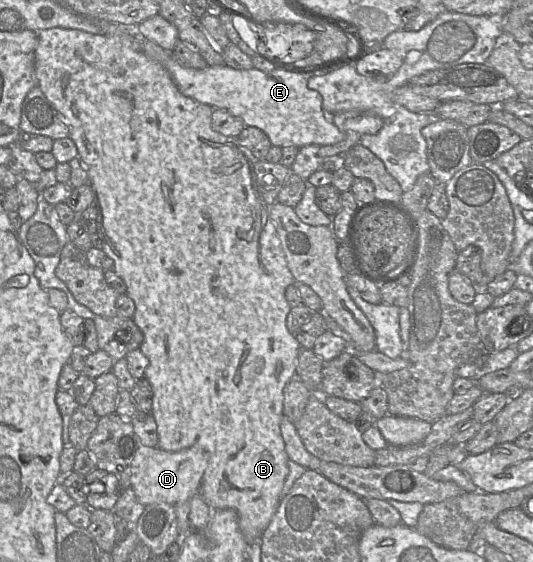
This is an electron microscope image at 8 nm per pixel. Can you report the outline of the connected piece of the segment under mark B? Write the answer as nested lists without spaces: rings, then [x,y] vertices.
[[[54,27],[44,29],[36,32],[38,35],[38,46],[35,51],[35,73],[38,80],[38,87],[44,93],[46,98],[53,104],[57,111],[61,114],[63,120],[68,125],[70,134],[69,137],[74,141],[78,157],[85,164],[88,174],[88,184],[92,187],[95,194],[95,206],[97,208],[97,232],[100,235],[103,243],[103,251],[108,255],[114,263],[115,273],[123,279],[126,284],[126,294],[135,303],[135,313],[133,321],[143,332],[144,339],[140,345],[141,352],[149,359],[149,365],[145,370],[145,378],[149,381],[153,391],[152,412],[155,422],[157,424],[158,432],[158,447],[170,452],[180,451],[190,447],[199,447],[208,454],[208,466],[202,477],[200,494],[205,502],[212,509],[233,509],[239,516],[239,528],[248,545],[255,541],[261,540],[261,536],[268,527],[273,515],[282,499],[282,489],[285,479],[288,475],[288,461],[289,457],[285,450],[285,443],[281,434],[280,423],[283,417],[284,410],[284,395],[283,389],[287,382],[296,375],[298,351],[301,347],[299,341],[292,334],[286,324],[288,313],[291,309],[285,297],[285,290],[288,286],[295,283],[294,277],[291,274],[285,254],[281,247],[276,228],[273,221],[269,218],[268,206],[264,203],[260,188],[257,183],[256,174],[254,171],[255,158],[251,152],[241,145],[237,138],[224,136],[214,130],[212,127],[212,112],[213,107],[201,102],[198,102],[190,97],[183,95],[175,85],[169,72],[157,61],[147,57],[143,52],[135,47],[135,37],[129,34],[115,34],[115,35],[98,35],[88,33],[78,29],[64,29]]]

